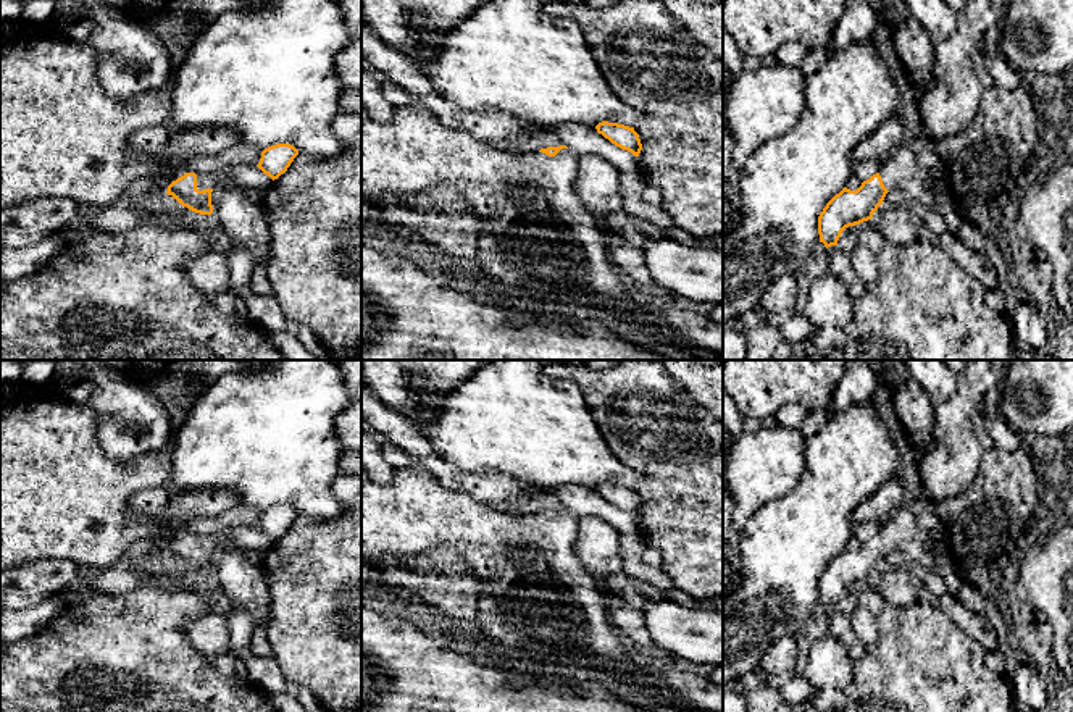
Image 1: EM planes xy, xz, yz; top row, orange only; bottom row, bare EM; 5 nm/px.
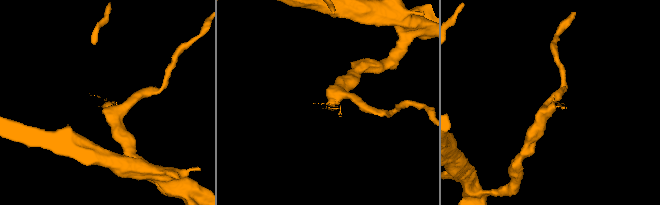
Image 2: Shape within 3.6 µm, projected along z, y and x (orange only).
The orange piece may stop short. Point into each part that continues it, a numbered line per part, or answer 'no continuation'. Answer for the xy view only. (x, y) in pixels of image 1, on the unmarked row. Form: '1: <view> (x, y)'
1: xy (204, 541)

